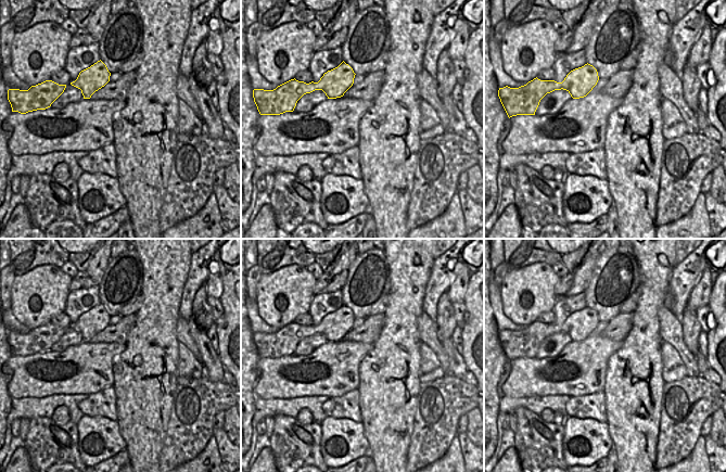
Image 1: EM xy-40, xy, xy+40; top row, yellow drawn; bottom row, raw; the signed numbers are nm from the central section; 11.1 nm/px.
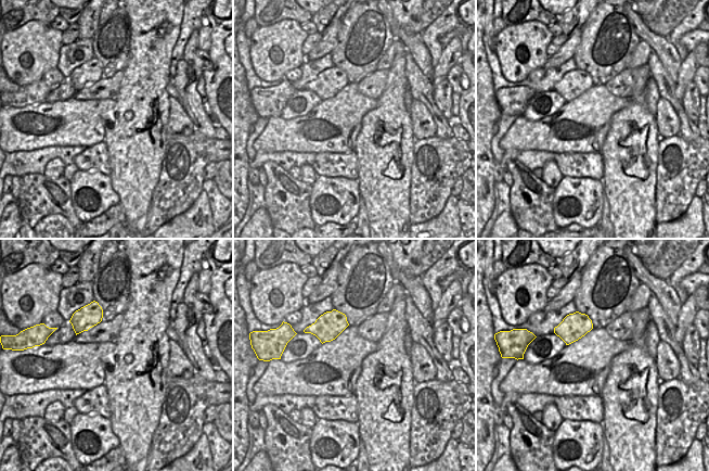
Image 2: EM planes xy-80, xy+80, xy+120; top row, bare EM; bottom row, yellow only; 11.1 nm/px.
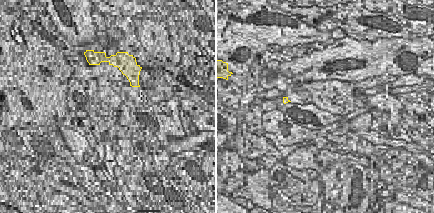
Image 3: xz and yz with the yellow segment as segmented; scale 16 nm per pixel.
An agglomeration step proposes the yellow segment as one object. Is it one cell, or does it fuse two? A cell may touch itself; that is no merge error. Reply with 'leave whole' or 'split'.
leave whole

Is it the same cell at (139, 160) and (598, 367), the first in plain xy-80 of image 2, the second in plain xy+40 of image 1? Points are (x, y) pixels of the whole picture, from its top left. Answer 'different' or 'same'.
different

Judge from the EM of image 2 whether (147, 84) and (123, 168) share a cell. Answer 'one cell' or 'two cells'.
one cell

